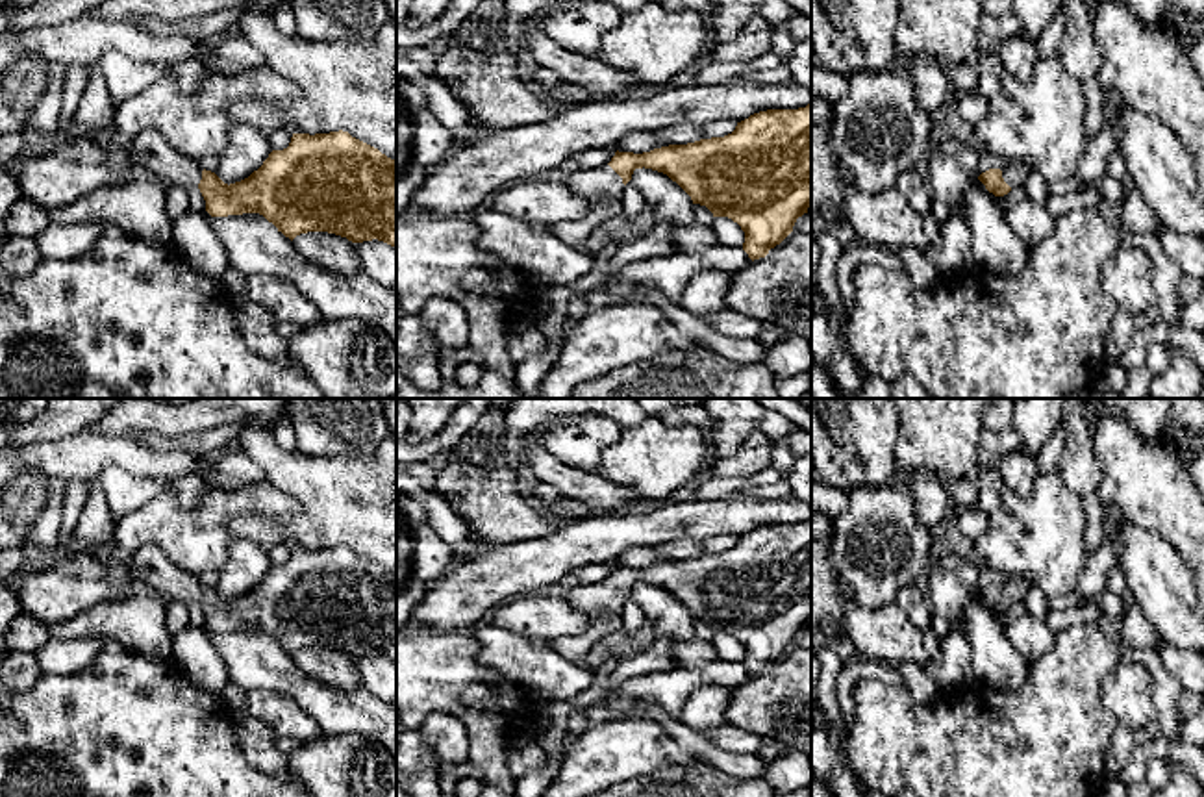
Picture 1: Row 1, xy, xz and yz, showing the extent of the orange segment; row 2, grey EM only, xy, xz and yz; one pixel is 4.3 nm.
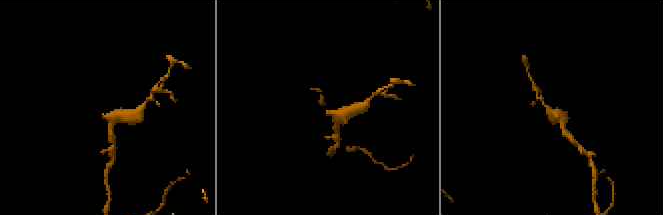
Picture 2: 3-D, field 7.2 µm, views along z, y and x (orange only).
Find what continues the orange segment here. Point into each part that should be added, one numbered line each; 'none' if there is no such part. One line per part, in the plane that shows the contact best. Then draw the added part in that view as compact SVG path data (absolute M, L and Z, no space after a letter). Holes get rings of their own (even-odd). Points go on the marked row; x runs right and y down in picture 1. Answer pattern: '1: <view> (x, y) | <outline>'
1: xz (593, 184) | M609 165L593 169L569 167L561 182L576 196L585 198L593 206L602 198L621 200L624 191L622 178Z

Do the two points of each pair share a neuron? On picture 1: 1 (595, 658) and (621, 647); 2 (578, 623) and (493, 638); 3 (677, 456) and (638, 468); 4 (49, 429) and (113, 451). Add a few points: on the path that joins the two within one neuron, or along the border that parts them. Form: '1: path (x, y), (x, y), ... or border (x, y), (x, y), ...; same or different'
1: path (601, 653), (615, 647); same
2: border (484, 621), (543, 642); different
3: path (667, 458), (647, 458); same
4: border (89, 427), (52, 442), (26, 445); different

